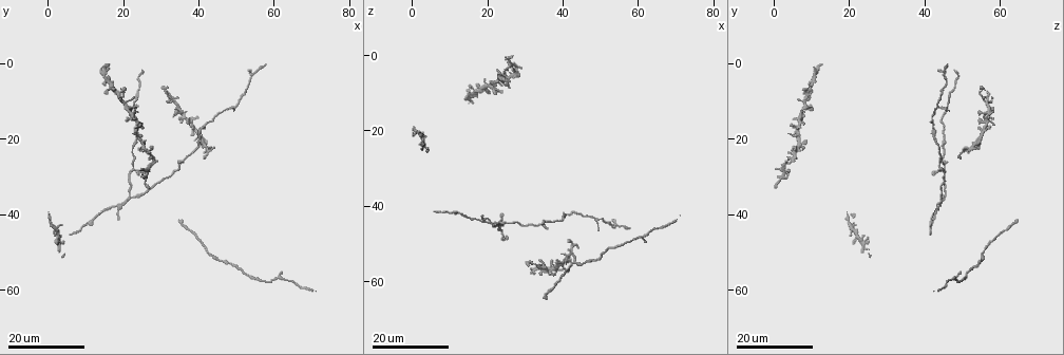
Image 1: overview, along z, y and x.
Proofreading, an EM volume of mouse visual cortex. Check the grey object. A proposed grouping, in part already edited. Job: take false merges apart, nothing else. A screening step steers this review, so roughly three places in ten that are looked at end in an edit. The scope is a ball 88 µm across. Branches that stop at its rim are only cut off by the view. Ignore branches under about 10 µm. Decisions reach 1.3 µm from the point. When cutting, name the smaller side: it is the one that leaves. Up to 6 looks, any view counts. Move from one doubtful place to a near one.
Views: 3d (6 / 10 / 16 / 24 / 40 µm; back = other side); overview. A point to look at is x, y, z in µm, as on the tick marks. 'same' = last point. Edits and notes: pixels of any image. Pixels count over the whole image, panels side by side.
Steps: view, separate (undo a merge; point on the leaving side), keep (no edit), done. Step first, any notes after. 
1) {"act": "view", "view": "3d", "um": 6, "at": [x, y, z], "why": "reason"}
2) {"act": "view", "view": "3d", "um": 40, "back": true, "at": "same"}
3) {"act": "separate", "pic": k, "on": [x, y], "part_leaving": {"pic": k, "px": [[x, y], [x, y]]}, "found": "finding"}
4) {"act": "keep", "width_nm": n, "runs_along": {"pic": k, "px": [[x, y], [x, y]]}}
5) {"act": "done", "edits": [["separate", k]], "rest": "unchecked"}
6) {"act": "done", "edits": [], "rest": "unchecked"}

{"act": "view", "view": "3d", "um": 24, "at": [23.0, 27.0, 45.5], "why": "three arms meet"}

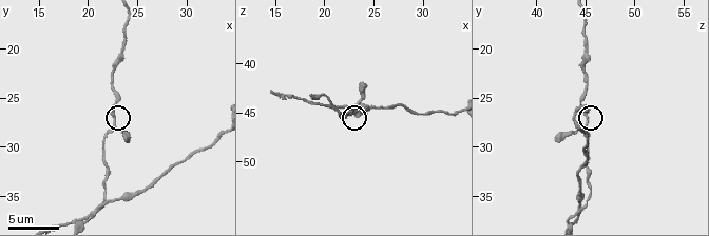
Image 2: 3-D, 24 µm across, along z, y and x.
{"act": "view", "view": "3d", "um": 6, "at": [22.8, 27.2, 45.2], "why": "zoom in"}

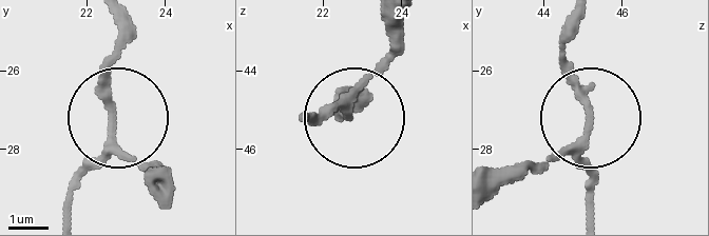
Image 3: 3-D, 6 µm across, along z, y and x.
{"act": "keep", "width_nm": 190, "runs_along": {"pic": 3, "px": [[567, 19], [559, 50], [590, 120], [590, 197]]}, "found": "one neuron here"}

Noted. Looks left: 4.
{"act": "view", "view": "3d", "um": 10, "at": [21.2, 36.0, 44.6], "why": "three arms meet"}

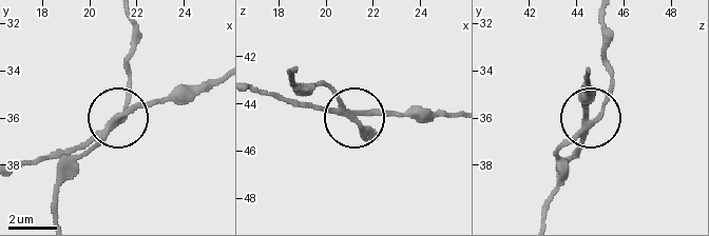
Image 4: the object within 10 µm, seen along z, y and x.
{"act": "separate", "pic": 4, "on": [332, 87], "part_leaving": {"pic": 4, "px": [[348, 113], [455, 113]]}, "found": "two neurons meet here"}

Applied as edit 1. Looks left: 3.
{"act": "view", "view": "3d", "um": 24, "at": [25.0, 21.0, 7.0], "why": "looks like a crossing"}

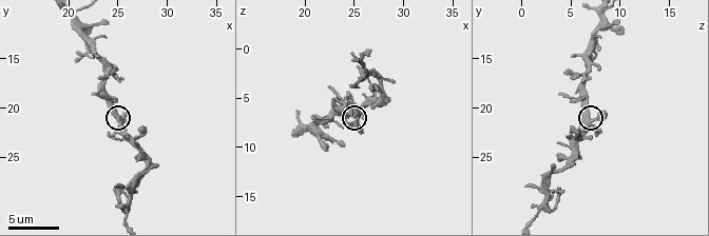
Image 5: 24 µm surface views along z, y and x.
{"act": "view", "view": "3d", "um": 10, "at": "same"}

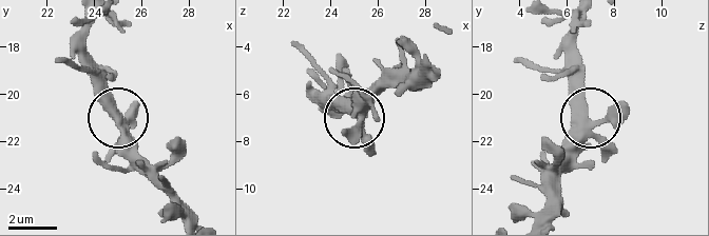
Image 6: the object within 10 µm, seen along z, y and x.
{"act": "keep", "width_nm": 360, "found": "one neuron here"}

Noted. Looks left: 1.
{"act": "done", "edits": [["separate", 4]], "rest": "unchecked"}

